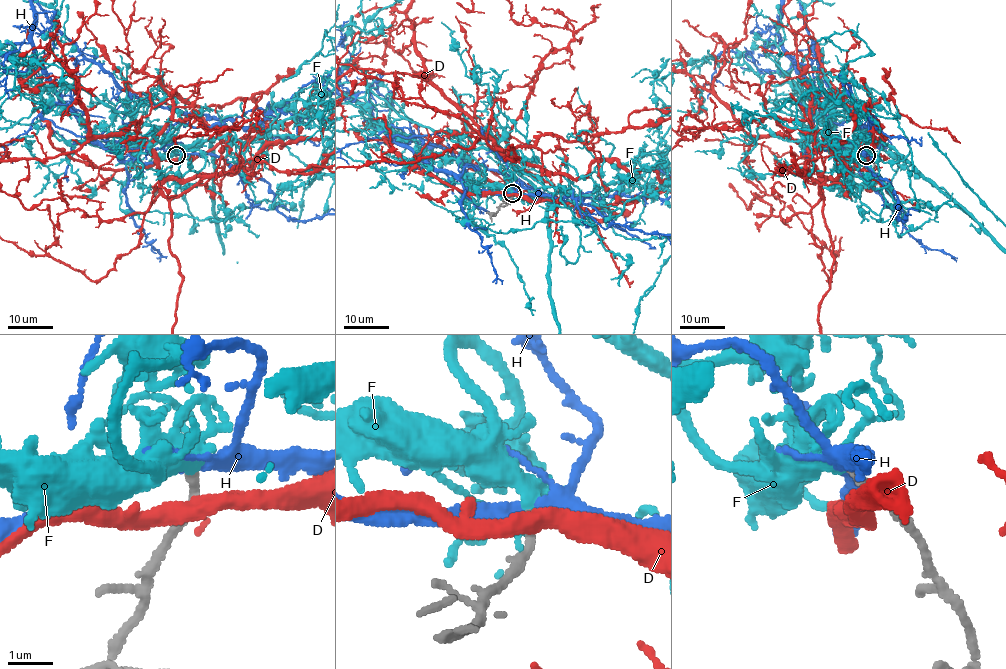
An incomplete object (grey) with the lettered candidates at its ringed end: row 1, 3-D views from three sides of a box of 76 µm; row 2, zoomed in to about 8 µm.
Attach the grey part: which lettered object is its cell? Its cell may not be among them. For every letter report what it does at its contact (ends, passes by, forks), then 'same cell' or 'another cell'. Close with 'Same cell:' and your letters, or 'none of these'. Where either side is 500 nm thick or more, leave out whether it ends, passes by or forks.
D: it passes by; another cell
F: it forks; same cell
H: it forks; another cell
Same cell: F

